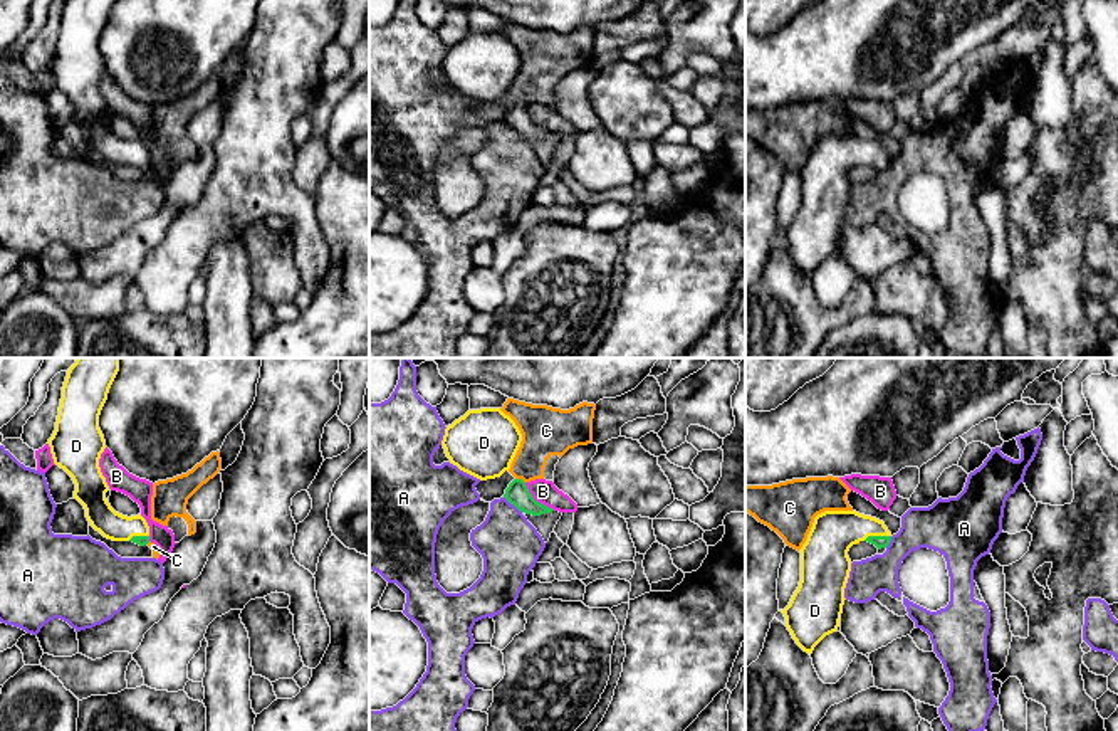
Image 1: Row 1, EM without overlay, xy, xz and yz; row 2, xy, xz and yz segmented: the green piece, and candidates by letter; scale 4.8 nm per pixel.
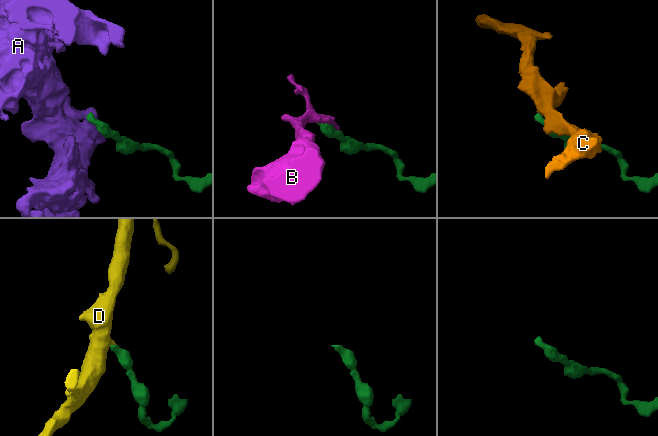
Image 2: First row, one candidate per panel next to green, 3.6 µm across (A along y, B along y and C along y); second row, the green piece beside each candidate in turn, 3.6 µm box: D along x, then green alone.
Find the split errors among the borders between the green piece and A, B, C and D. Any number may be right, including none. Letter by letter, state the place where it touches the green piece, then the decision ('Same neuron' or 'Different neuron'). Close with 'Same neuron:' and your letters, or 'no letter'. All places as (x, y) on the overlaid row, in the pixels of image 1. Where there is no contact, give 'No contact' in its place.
A: Touches green at xz (514, 504). Different neuron
B: Touches green at xz (536, 501). Different neuron
C: Touches green at xz (521, 479). Different neuron
D: Touches green at yz (877, 536). Same neuron
Same neuron: D

